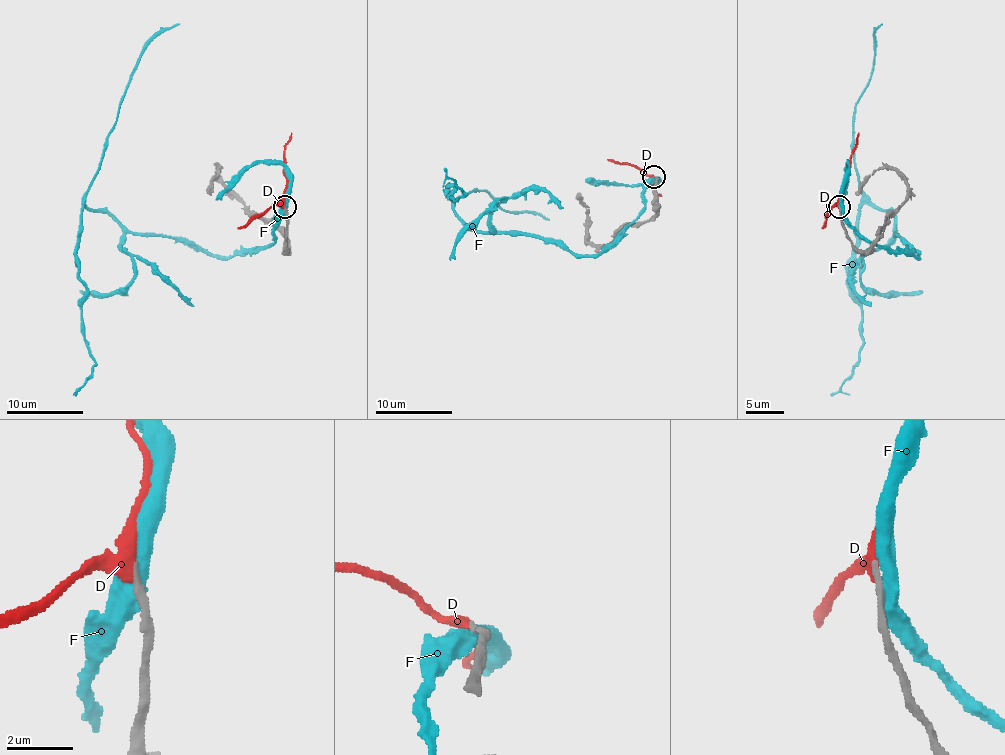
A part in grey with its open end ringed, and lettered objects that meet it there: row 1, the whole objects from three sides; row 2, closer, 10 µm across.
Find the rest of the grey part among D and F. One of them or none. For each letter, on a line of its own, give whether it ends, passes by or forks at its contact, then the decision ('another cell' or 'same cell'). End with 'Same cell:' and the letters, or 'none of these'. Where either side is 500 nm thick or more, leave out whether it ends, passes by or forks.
D: it passes by; same cell
F: another cell
Same cell: D

